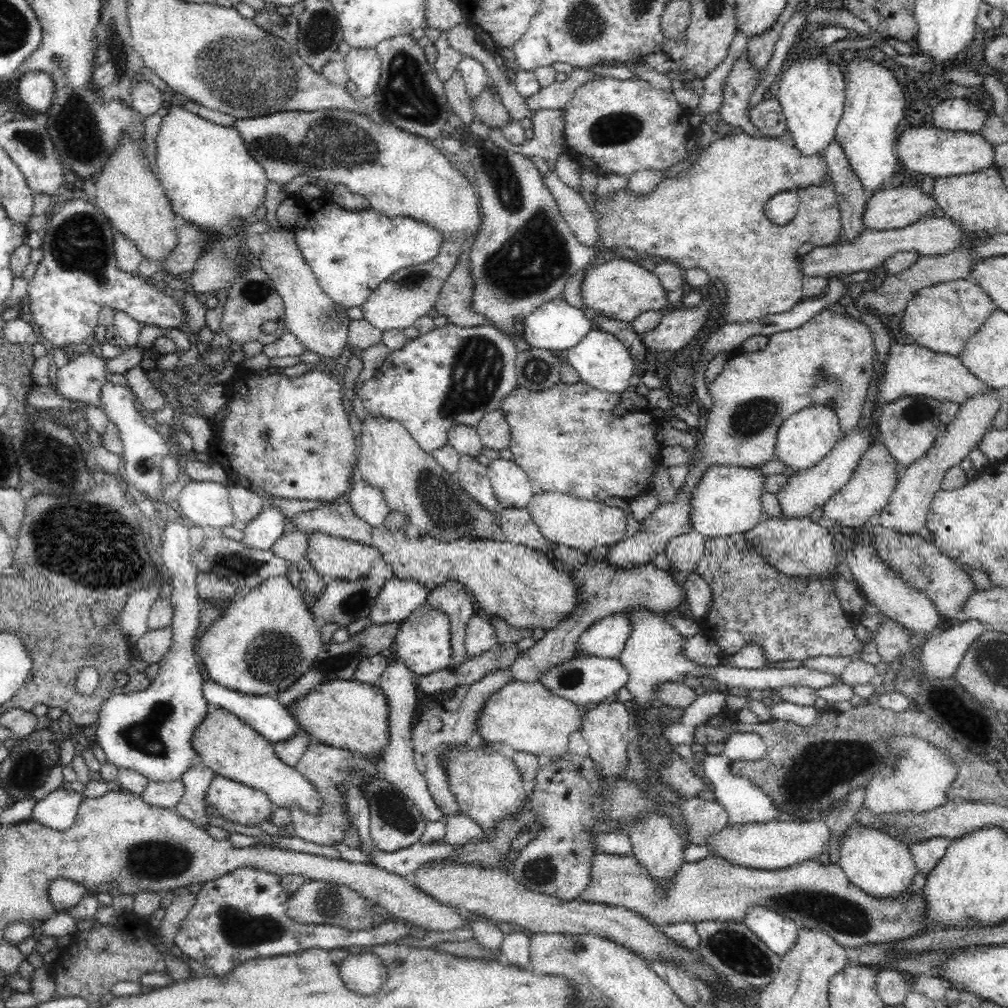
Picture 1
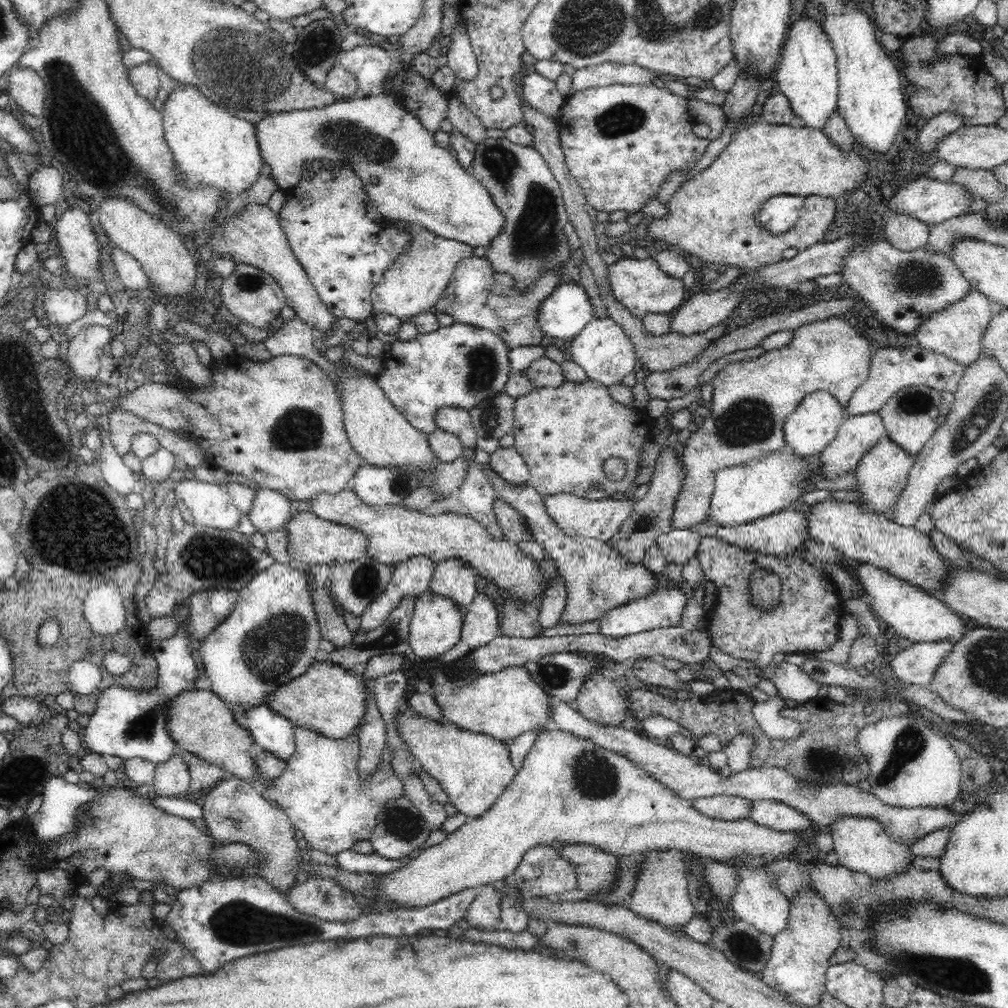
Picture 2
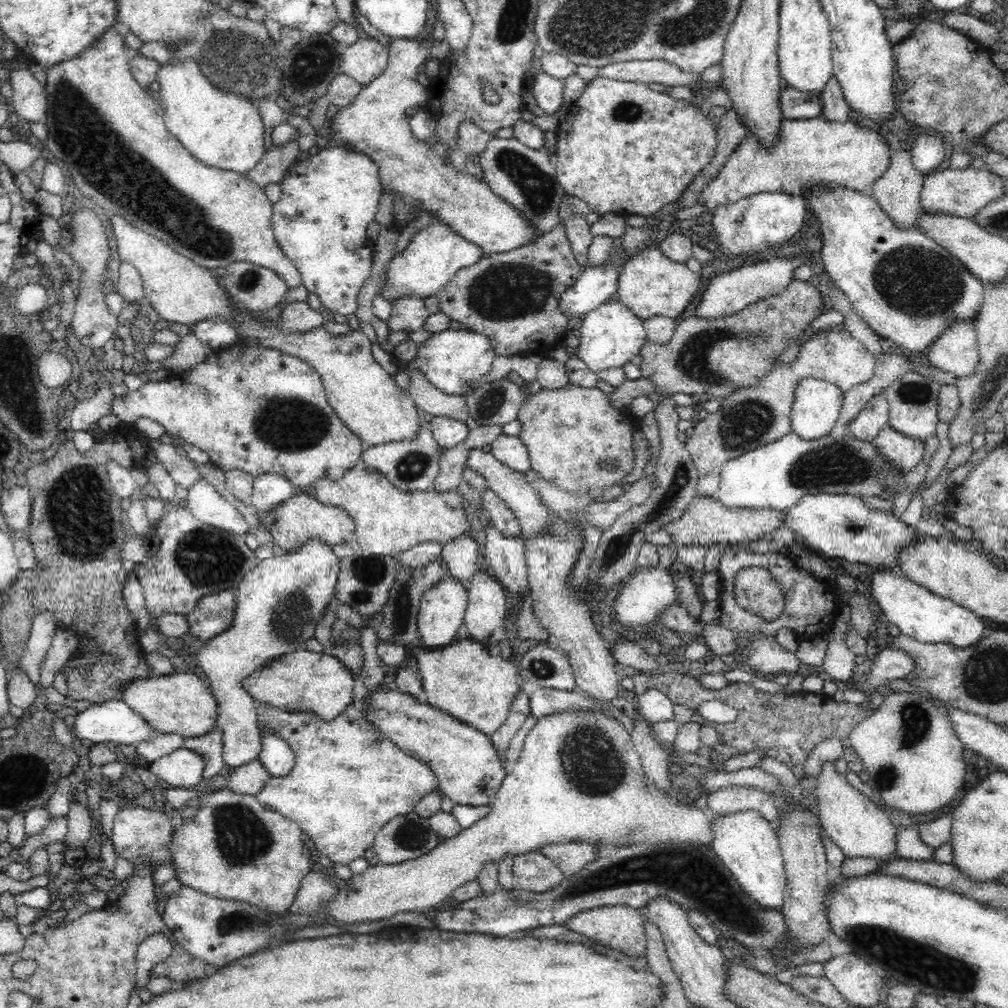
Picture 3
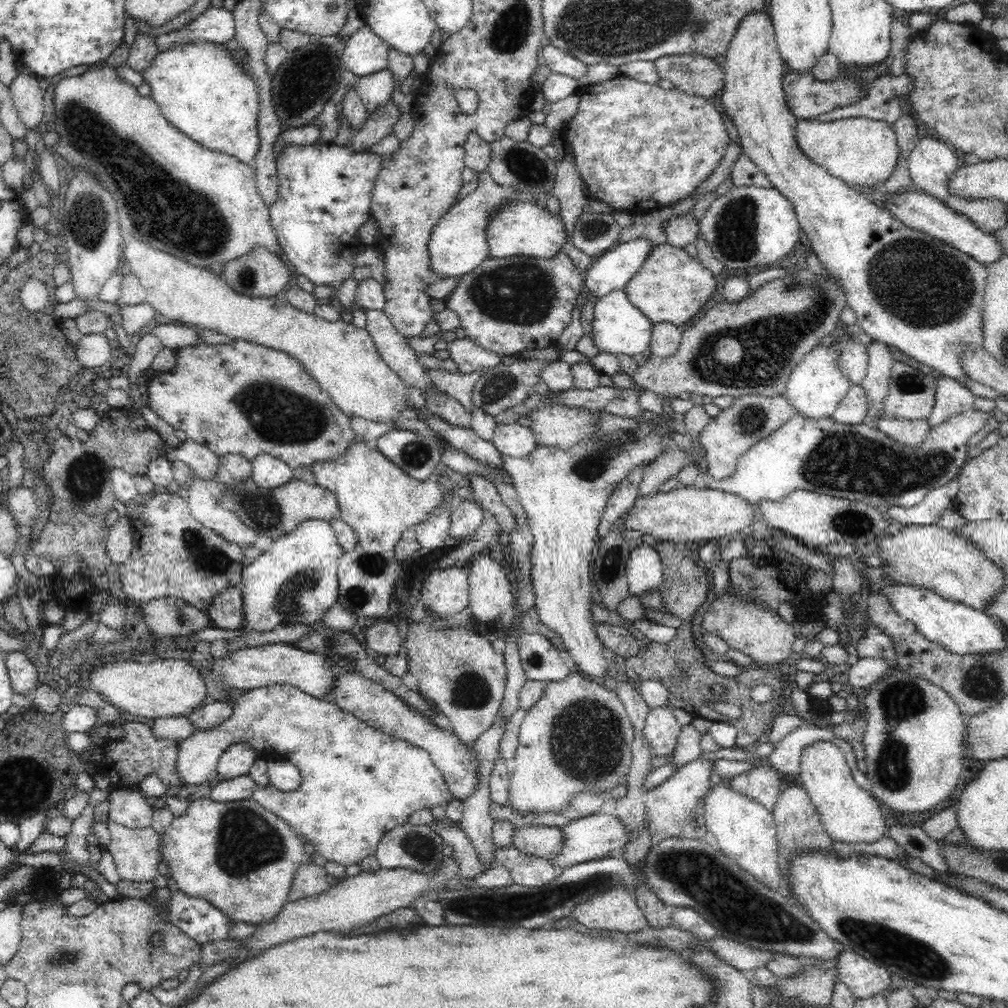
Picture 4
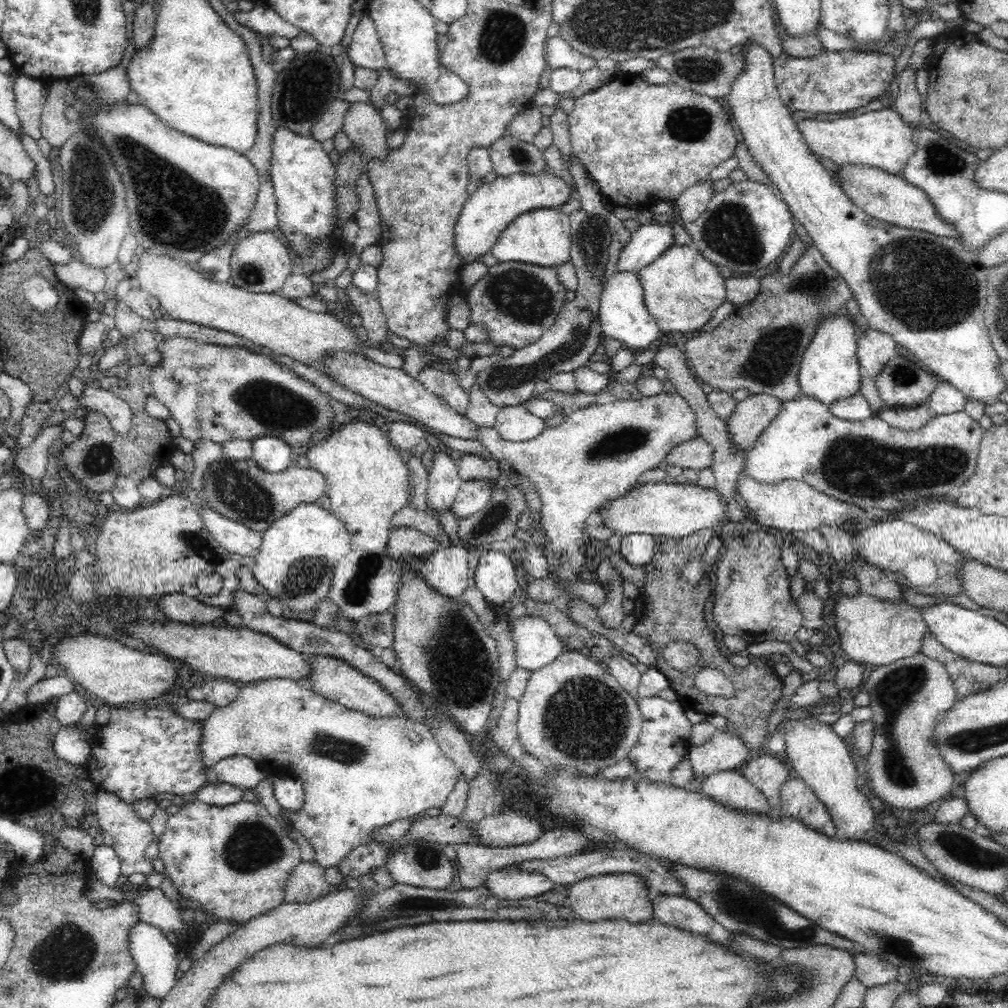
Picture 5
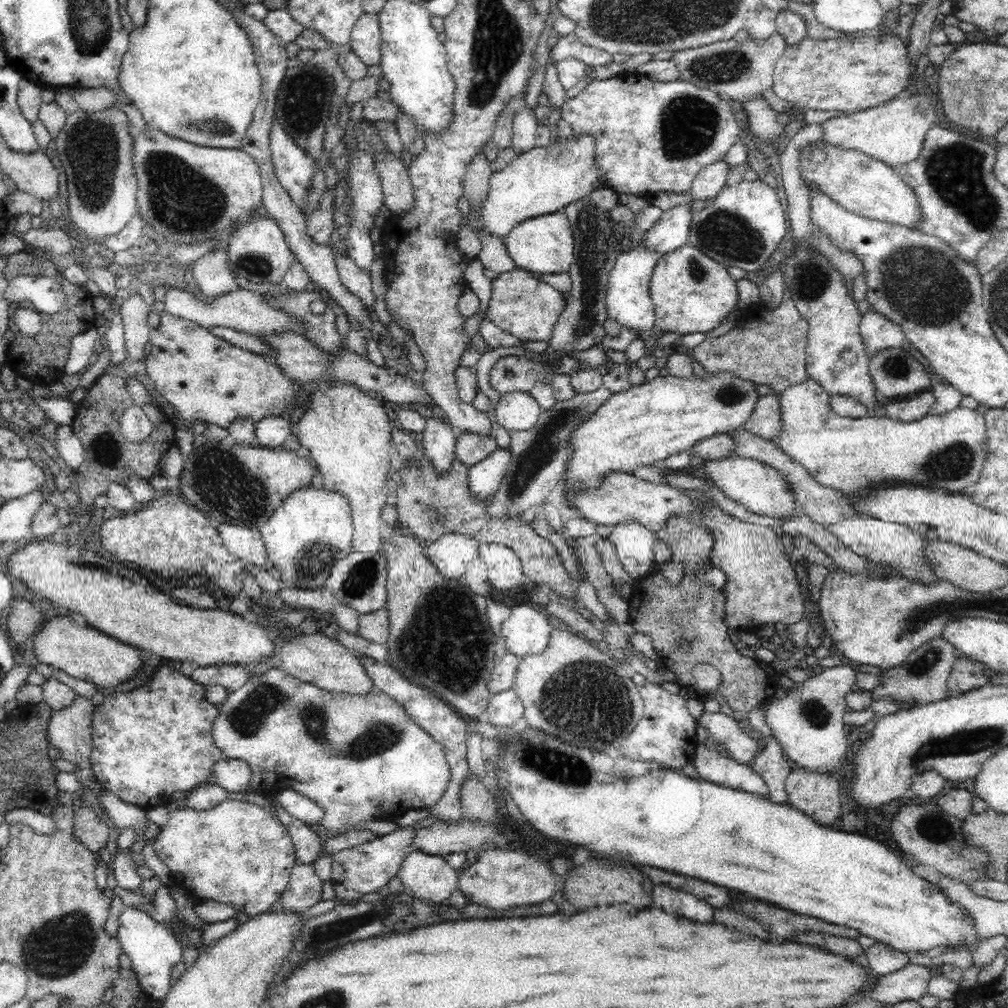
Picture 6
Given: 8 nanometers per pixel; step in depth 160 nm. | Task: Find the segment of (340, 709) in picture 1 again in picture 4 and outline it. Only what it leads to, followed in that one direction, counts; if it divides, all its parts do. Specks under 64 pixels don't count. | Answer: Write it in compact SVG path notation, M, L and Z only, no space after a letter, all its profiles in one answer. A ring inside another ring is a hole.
M268 644L259 648L238 650L232 656L224 658L221 663L216 660L215 665L224 674L223 678L230 688L244 692L272 685L290 685L314 699L329 700L337 679L332 673L334 664L330 658L318 651L304 651L287 644Z

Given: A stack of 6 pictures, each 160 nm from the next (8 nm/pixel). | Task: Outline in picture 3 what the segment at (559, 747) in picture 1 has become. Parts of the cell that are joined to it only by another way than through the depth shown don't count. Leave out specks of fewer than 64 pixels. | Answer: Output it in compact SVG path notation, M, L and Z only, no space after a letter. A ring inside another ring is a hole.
M468 638L439 649L424 649L419 646L411 649L410 653L418 661L418 668L422 674L421 684L426 695L425 701L430 706L439 708L455 719L490 736L506 722L510 705L517 694L522 691L524 681L520 680L519 668L514 662L508 662L502 659L500 655L491 656L481 643L481 641L476 642L474 639Z

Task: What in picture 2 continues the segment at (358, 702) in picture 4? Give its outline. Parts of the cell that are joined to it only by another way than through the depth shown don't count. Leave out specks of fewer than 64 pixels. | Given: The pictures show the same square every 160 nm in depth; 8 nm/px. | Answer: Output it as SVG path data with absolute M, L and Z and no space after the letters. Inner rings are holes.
M402 711L397 716L397 728L409 751L420 762L422 769L439 782L440 787L448 795L449 802L460 812L462 820L479 819L506 792L506 788L515 779L517 769L511 763L509 747L492 736L474 734L447 721L438 725L416 714L411 718Z

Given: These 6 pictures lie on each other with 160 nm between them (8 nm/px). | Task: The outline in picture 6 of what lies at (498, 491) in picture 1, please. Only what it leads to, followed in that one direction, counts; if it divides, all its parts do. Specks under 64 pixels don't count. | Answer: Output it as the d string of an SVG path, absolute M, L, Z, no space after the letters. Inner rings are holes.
M506 393L495 404L495 421L506 431L530 430L537 423L542 409L529 393Z

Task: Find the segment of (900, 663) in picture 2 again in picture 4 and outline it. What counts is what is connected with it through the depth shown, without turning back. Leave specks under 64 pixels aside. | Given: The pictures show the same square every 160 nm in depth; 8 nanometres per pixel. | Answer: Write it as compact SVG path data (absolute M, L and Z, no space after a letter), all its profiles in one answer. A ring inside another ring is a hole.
M882 657L859 659L847 672L849 676L849 688L866 688L883 679L894 670L893 664Z

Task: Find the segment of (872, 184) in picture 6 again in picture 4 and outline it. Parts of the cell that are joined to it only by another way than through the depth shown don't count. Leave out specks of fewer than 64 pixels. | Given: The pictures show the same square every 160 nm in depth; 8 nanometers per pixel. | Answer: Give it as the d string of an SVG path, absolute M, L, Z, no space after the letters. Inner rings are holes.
M916 191L900 193L885 208L892 213L894 218L901 220L908 228L926 233L945 242L952 246L952 248L972 257L977 263L988 266L997 263L1004 257L1001 241L997 239L994 233L984 232L972 220L956 212L956 210L950 208L944 201L932 197L932 195L927 196Z

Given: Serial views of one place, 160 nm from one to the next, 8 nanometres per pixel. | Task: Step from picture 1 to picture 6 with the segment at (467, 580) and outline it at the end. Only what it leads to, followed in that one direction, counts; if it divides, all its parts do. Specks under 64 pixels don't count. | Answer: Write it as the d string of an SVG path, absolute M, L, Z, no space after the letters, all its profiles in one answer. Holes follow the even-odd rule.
M348 383L319 385L318 390L314 390L314 394L310 396L306 412L298 422L297 440L301 446L308 449L310 458L316 463L316 469L322 477L323 488L348 499L353 523L352 552L381 552L383 551L380 538L381 513L389 506L387 500L390 496L384 493L382 488L389 479L392 479L389 450L393 426L384 412L384 407L371 394L366 394Z

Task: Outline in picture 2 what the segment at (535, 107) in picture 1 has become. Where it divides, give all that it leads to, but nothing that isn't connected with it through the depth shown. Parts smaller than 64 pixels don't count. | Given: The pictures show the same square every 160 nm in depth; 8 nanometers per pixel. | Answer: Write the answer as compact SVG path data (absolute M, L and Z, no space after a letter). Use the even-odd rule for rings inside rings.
M606 62L598 66L588 66L576 70L571 75L571 88L563 100L572 97L576 92L588 88L602 88L613 84L651 84L650 80L655 78L652 72L640 66L623 66L614 62Z

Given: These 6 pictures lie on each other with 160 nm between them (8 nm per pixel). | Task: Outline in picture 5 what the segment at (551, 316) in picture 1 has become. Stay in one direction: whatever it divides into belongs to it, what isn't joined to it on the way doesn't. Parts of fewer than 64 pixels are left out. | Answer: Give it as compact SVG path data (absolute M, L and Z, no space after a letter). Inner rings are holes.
M668 223L640 225L639 228L630 235L630 241L621 248L616 261L616 273L636 273L642 268L654 262L668 246L672 246L674 238L672 237L672 228Z

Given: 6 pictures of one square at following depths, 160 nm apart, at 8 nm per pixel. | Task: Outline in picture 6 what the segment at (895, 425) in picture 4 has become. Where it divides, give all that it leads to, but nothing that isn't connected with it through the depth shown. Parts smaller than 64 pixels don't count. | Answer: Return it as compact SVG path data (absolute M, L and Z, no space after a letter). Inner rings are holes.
M928 390L912 397L887 401L884 407L886 417L911 423L928 415L933 404L934 395Z

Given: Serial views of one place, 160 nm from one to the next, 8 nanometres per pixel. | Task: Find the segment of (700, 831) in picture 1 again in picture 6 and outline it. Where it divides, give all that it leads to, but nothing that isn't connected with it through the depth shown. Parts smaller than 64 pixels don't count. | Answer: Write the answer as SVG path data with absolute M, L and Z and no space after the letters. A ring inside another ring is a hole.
M774 735L765 736L763 749L754 757L751 768L766 783L769 801L786 805L785 780L794 767L790 760L785 758L784 751Z

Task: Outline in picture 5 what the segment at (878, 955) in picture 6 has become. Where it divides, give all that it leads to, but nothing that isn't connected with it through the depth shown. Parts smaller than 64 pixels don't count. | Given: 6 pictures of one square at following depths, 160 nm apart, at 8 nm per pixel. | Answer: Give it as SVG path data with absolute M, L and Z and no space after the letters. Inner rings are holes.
M863 950L852 952L854 957L854 978L866 989L878 988L894 981L900 968L886 963L875 954L866 953Z

